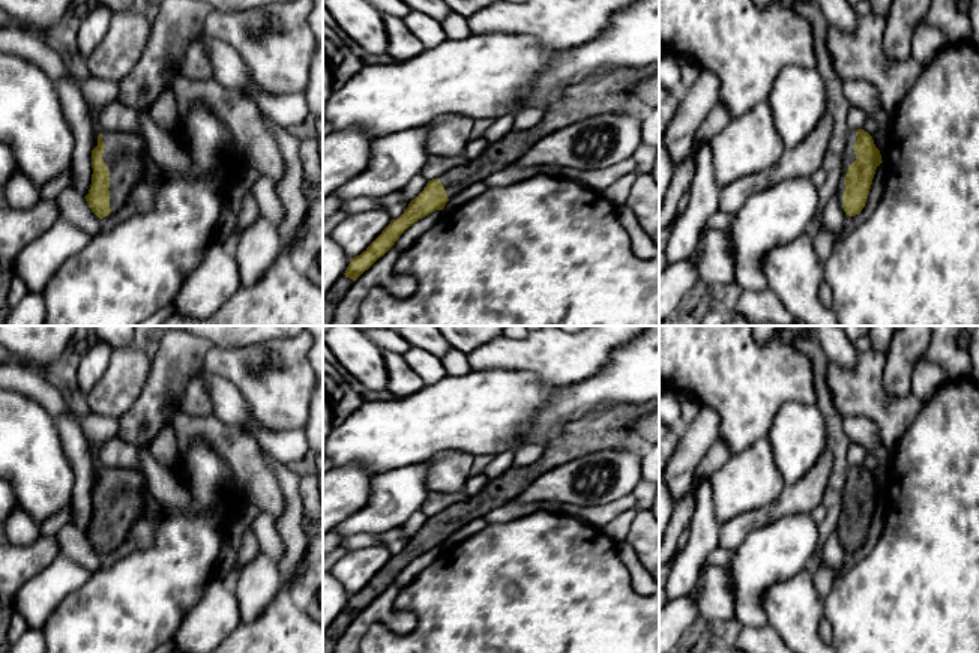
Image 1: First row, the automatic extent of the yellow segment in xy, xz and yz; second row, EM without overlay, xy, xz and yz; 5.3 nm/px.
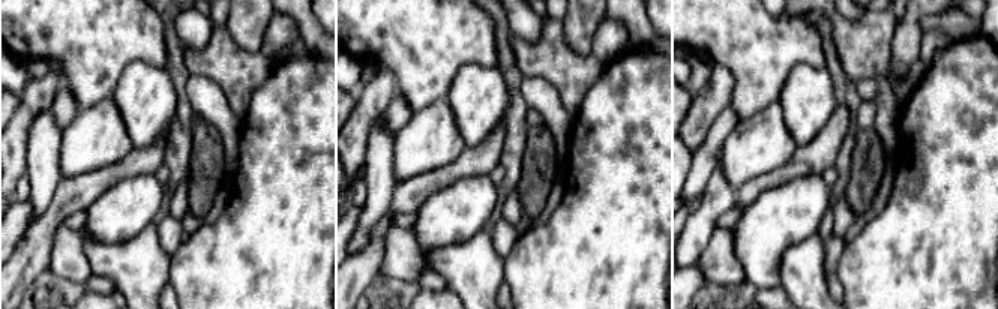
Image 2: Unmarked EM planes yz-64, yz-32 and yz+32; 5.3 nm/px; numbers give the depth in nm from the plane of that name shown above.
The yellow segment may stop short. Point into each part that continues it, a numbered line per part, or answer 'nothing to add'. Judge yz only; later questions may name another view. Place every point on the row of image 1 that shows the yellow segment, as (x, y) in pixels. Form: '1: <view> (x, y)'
1: yz (849, 158)

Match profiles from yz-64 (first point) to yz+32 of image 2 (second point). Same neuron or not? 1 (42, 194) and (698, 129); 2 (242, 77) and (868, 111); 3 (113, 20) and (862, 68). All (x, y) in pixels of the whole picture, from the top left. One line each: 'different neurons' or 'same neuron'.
1: different neurons
2: different neurons
3: different neurons

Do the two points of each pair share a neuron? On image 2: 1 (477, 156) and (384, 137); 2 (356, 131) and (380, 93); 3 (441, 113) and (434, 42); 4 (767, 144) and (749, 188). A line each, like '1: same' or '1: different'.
1: different
2: same
3: different
4: different

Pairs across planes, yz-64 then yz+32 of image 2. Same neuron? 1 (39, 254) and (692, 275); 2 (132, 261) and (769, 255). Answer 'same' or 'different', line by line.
1: same
2: different

